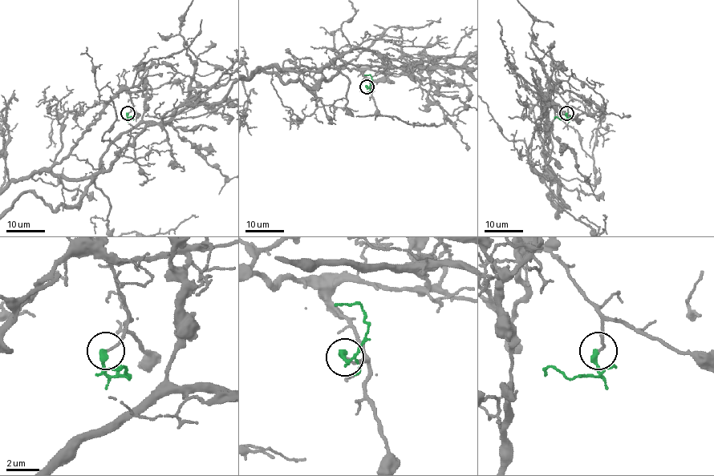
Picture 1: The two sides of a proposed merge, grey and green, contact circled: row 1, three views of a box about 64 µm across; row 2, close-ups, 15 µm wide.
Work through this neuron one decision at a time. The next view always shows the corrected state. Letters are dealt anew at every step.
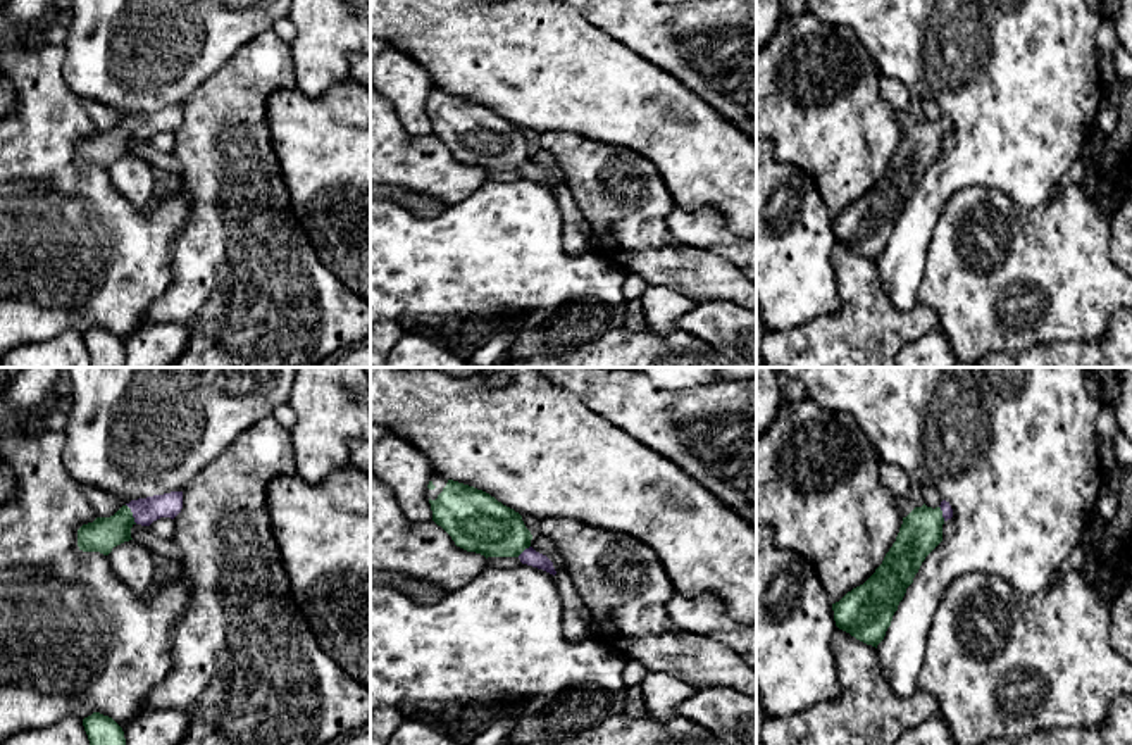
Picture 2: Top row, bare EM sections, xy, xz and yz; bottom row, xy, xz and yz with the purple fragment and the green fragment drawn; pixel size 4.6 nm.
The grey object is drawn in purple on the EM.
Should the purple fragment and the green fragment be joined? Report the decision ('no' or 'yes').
yes

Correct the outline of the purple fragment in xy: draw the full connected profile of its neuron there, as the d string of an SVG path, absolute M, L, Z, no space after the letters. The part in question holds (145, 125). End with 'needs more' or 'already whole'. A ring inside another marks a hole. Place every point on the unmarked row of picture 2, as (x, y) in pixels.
M171 105L131 114L110 131L96 131L78 143L78 160L83 166L109 169L114 160L133 153L134 138L150 140L160 131L174 133L183 122L183 105Z | needs more

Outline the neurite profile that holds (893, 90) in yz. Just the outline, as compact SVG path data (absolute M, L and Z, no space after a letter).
M880 74L879 90L884 100L896 110L908 110L913 95L899 79Z

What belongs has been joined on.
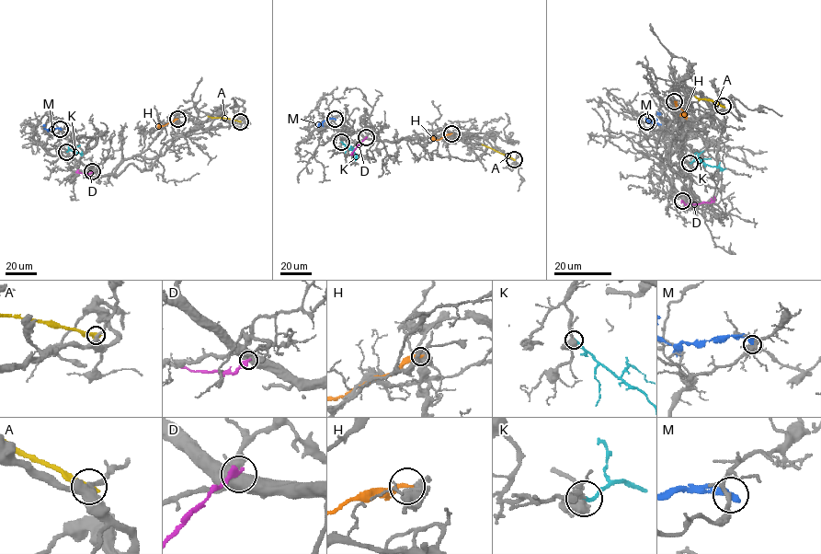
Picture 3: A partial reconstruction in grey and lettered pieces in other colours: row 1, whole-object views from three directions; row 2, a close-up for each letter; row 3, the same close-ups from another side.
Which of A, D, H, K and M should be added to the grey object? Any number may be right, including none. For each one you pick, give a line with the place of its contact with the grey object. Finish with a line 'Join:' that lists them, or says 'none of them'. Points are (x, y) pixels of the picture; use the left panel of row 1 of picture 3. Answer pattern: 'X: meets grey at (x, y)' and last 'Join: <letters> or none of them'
K: meets grey at (66, 152)
Join: K

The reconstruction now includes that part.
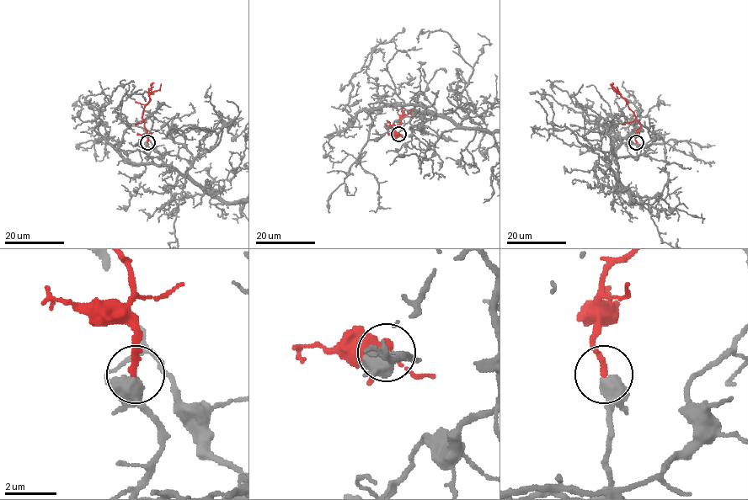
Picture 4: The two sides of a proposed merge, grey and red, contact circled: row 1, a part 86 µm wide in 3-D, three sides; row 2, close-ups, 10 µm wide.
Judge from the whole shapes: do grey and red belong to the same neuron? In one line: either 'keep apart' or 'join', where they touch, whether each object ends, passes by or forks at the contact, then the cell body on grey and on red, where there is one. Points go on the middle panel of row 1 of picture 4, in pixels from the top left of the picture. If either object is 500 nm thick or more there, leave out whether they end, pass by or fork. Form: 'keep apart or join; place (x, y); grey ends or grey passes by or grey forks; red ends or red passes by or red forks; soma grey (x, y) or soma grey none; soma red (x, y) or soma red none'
join; place (398, 134); grey passes by; red ends; soma grey none; soma red none

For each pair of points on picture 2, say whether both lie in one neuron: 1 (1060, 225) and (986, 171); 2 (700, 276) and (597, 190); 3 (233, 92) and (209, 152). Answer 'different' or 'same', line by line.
1: different
2: same
3: same

